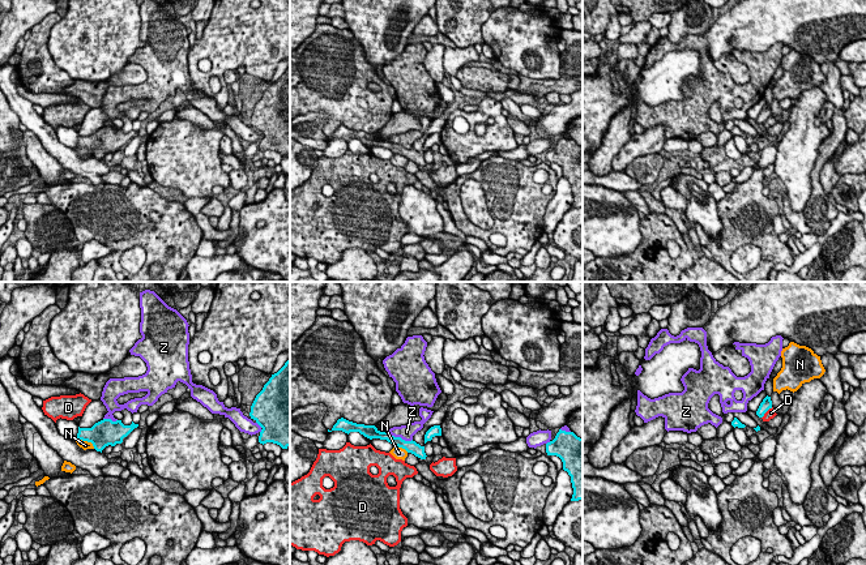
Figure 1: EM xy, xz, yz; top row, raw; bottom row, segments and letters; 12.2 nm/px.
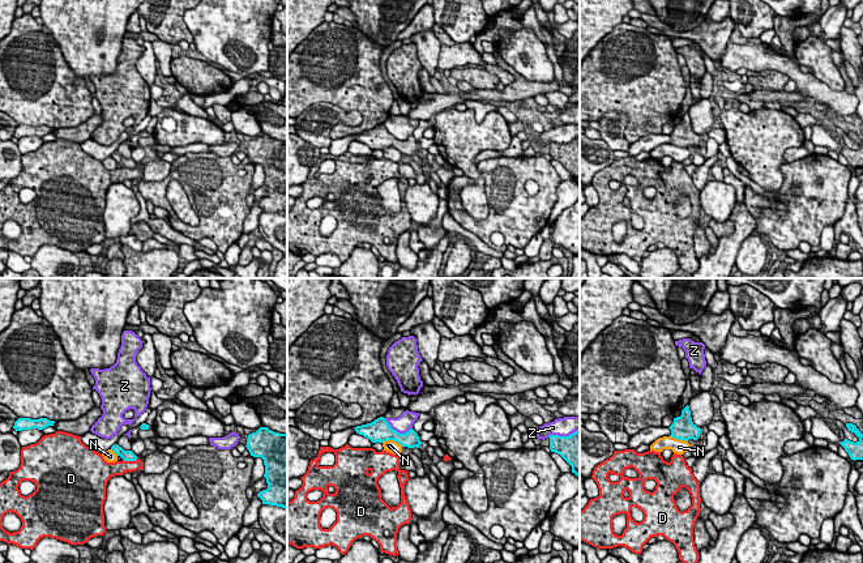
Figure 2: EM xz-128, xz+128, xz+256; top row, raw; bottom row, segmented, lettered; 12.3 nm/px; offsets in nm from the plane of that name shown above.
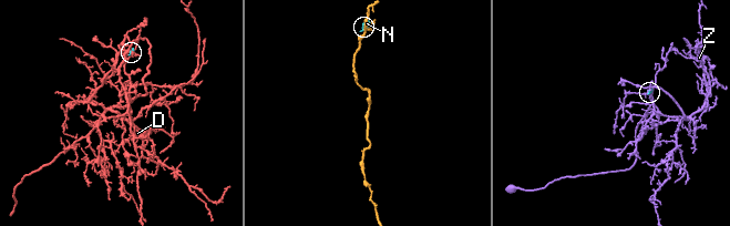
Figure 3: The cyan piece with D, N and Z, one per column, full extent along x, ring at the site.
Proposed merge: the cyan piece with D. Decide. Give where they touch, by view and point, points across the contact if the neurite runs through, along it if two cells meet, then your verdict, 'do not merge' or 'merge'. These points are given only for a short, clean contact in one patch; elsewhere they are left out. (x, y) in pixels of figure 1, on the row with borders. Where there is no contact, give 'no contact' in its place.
yz (766, 411) | along yz (772, 407), (762, 418) | do not merge

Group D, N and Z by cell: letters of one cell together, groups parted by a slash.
D / N / Z

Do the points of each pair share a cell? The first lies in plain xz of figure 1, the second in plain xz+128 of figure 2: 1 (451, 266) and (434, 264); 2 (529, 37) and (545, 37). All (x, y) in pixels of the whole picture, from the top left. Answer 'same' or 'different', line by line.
1: different
2: different

